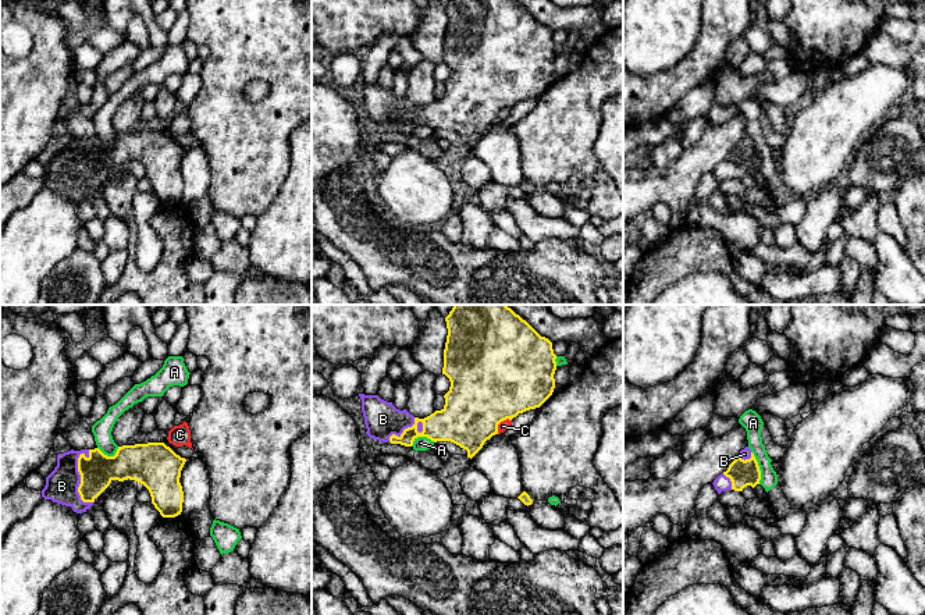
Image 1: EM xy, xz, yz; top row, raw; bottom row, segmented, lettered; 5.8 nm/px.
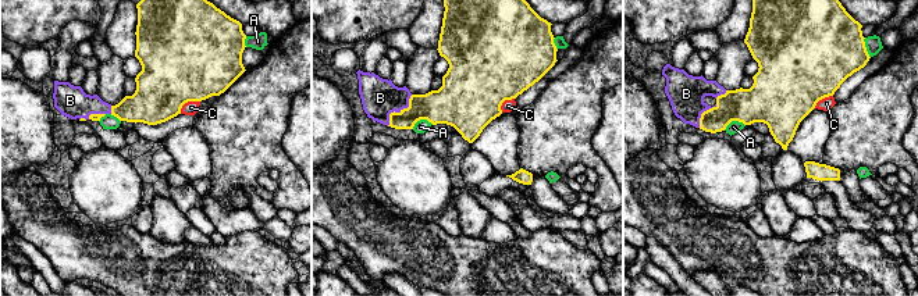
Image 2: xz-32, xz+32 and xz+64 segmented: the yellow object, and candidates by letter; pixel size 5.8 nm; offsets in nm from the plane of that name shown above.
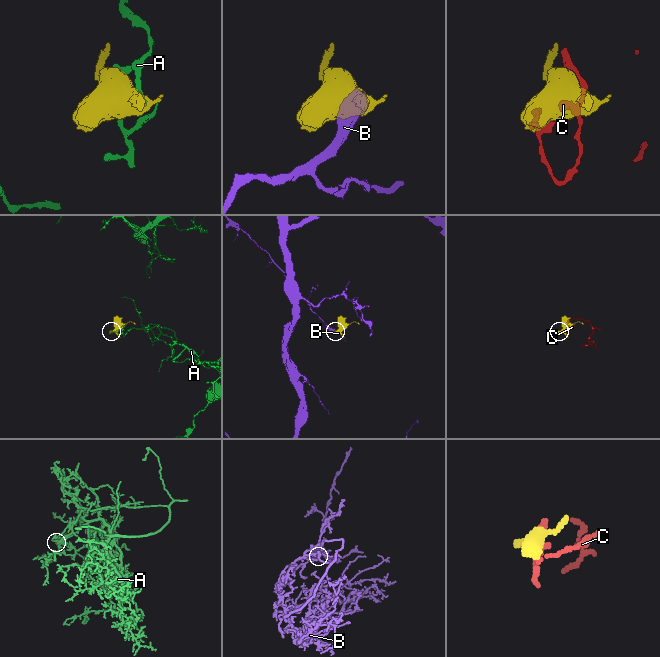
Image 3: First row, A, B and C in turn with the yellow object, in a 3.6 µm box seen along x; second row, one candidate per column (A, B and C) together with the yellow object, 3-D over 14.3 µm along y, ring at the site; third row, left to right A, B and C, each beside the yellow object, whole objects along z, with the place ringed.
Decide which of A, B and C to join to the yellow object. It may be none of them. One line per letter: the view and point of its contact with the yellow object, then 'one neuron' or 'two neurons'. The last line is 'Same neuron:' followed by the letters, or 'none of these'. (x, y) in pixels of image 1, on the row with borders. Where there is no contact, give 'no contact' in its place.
A: meets yellow in yz at (758, 468); two neurons
B: meets yellow in xy at (81, 476); one neuron
C: meets yellow in xz at (500, 422); two neurons
Same neuron: B

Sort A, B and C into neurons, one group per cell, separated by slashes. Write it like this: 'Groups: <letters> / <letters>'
Groups: A / B / C

